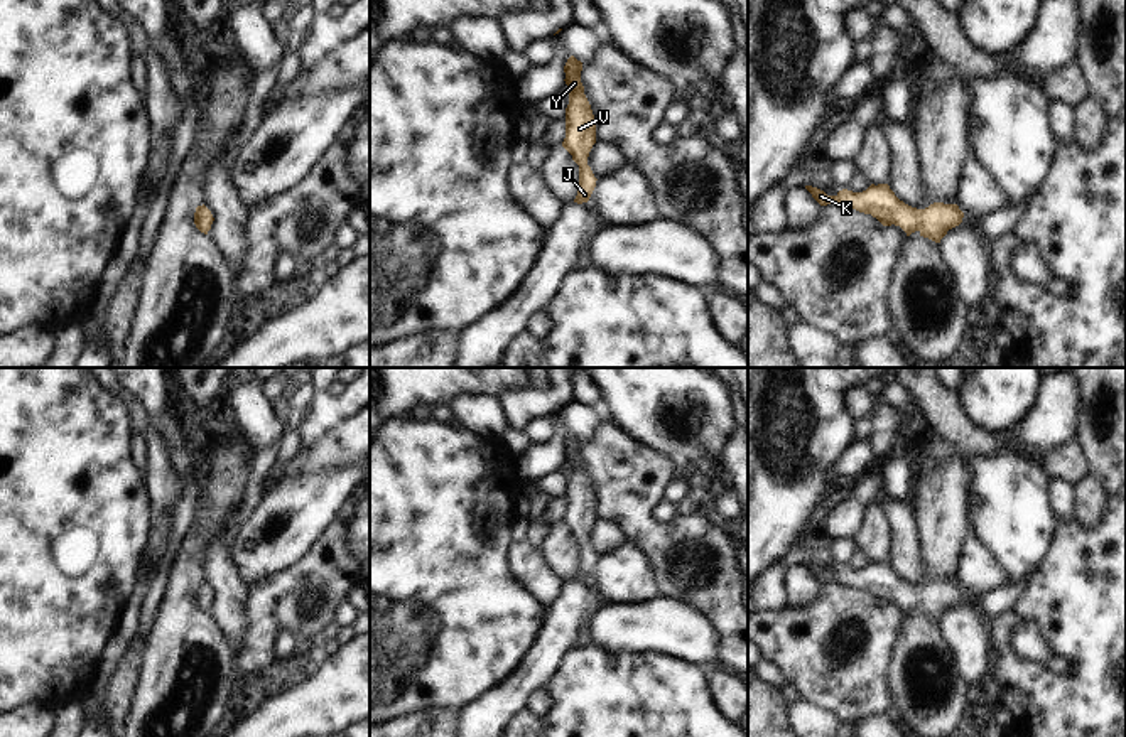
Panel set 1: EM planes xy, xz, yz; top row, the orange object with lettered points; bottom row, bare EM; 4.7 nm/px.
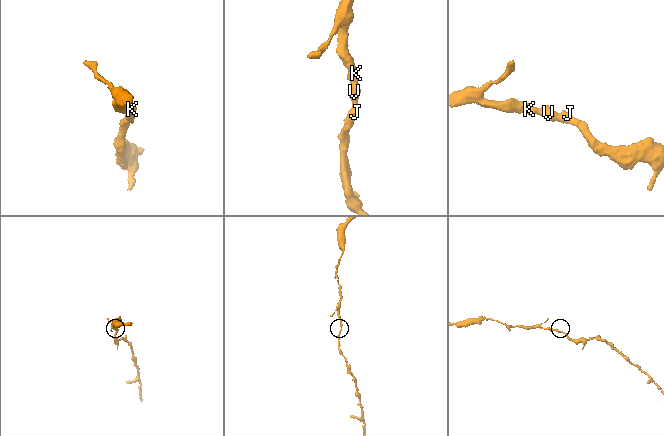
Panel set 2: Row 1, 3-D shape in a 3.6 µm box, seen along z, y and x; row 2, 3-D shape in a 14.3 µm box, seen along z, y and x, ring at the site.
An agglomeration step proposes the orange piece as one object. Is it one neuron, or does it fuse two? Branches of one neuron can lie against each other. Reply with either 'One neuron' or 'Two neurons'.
One neuron.

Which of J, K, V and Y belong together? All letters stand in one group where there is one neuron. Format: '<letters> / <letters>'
J K V Y

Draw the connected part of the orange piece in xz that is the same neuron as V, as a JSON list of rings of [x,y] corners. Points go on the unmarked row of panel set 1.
[[[571,433],[564,444],[569,482],[566,486],[566,516],[562,525],[579,543],[579,568],[574,577],[577,582],[589,578],[598,558],[587,543],[589,530],[596,521],[596,498],[584,472],[581,449],[582,440]]]

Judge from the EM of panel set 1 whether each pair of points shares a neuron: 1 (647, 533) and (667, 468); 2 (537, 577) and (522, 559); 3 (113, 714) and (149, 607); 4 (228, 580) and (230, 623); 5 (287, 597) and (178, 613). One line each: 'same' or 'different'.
1: same
2: same
3: different
4: same
5: different

